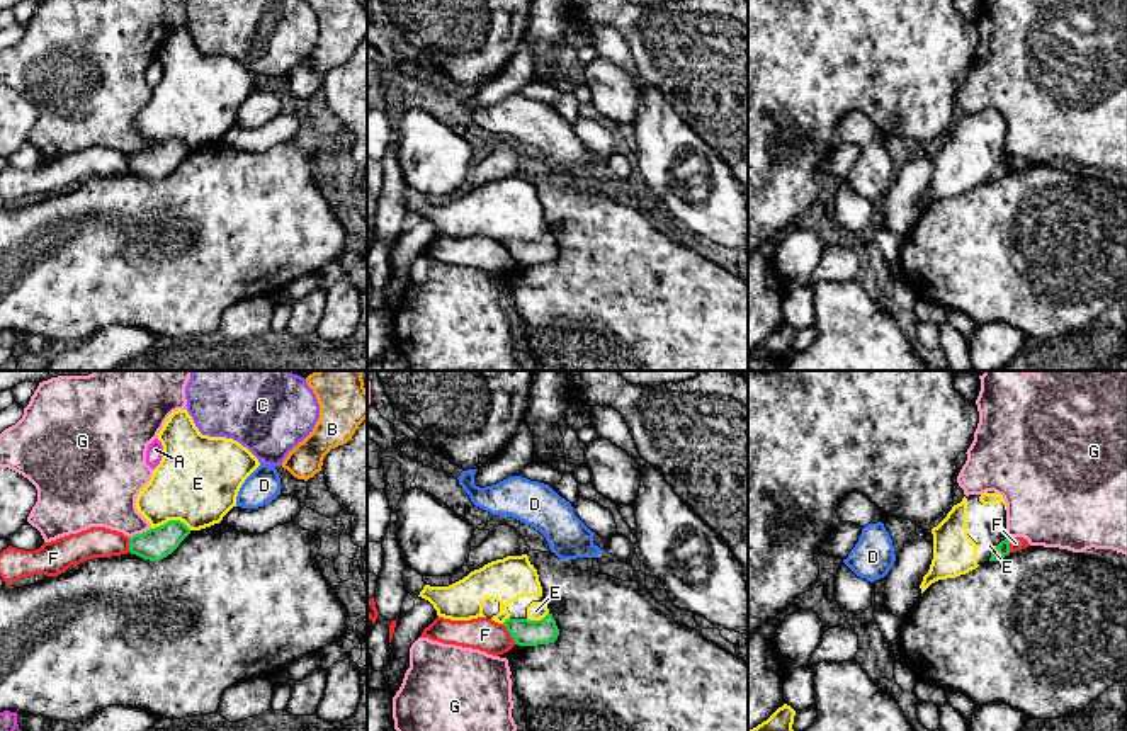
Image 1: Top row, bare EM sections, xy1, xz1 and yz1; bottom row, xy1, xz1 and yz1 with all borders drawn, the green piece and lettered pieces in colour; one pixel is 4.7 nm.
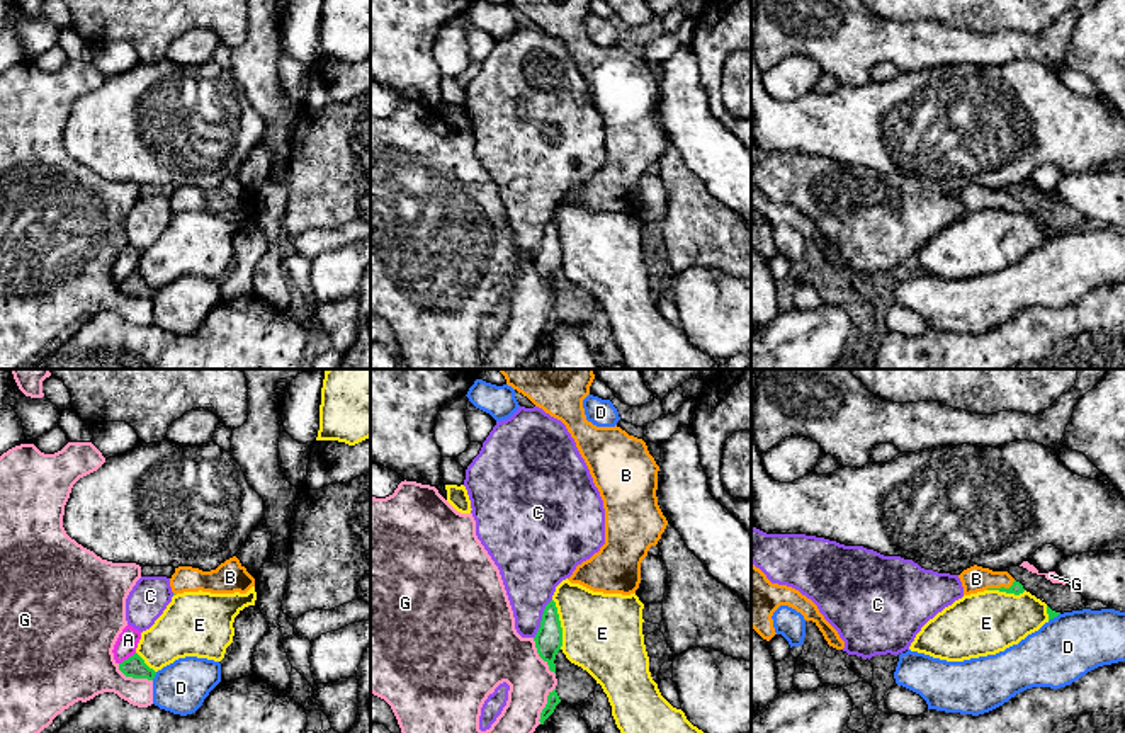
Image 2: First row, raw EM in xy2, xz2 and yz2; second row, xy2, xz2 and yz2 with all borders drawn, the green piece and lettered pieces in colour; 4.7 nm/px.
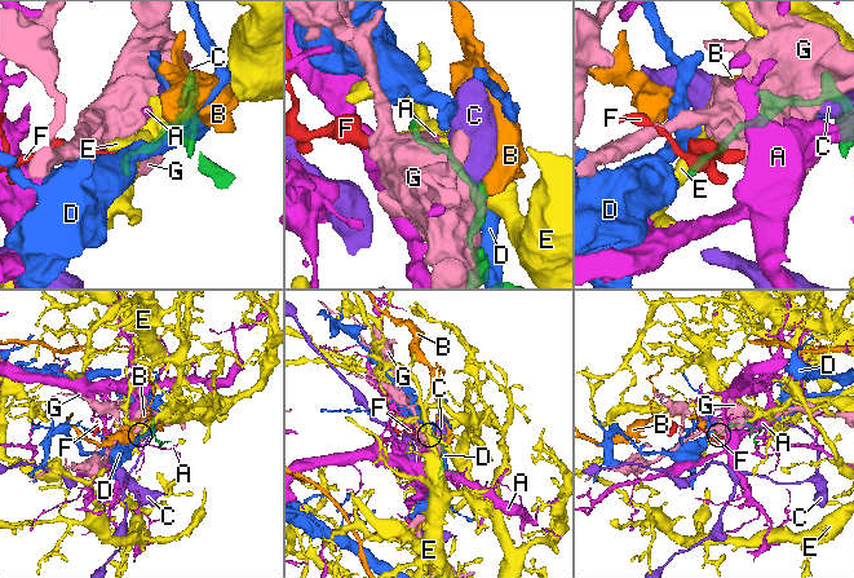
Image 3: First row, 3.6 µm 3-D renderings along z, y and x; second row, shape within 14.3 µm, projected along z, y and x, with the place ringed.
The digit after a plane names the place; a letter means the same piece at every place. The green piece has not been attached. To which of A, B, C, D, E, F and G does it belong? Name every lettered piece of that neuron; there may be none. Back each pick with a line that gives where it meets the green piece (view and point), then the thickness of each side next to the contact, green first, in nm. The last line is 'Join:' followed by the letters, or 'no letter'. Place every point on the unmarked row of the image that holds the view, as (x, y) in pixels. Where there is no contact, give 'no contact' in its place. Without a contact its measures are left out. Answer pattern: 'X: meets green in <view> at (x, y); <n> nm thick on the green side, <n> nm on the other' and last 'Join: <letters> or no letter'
B: meets green in yz2 at (1001, 206); 60 nm thick on the green side, 130 nm on the other
Join: B

